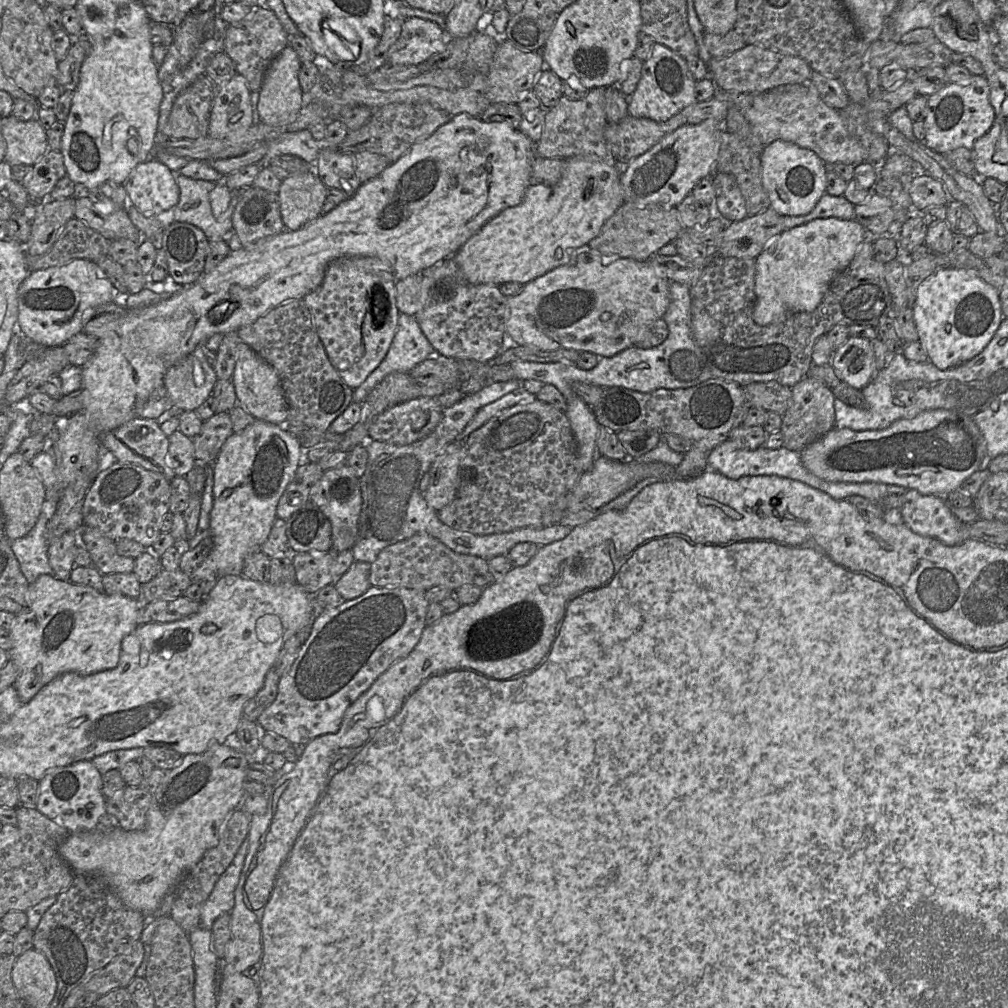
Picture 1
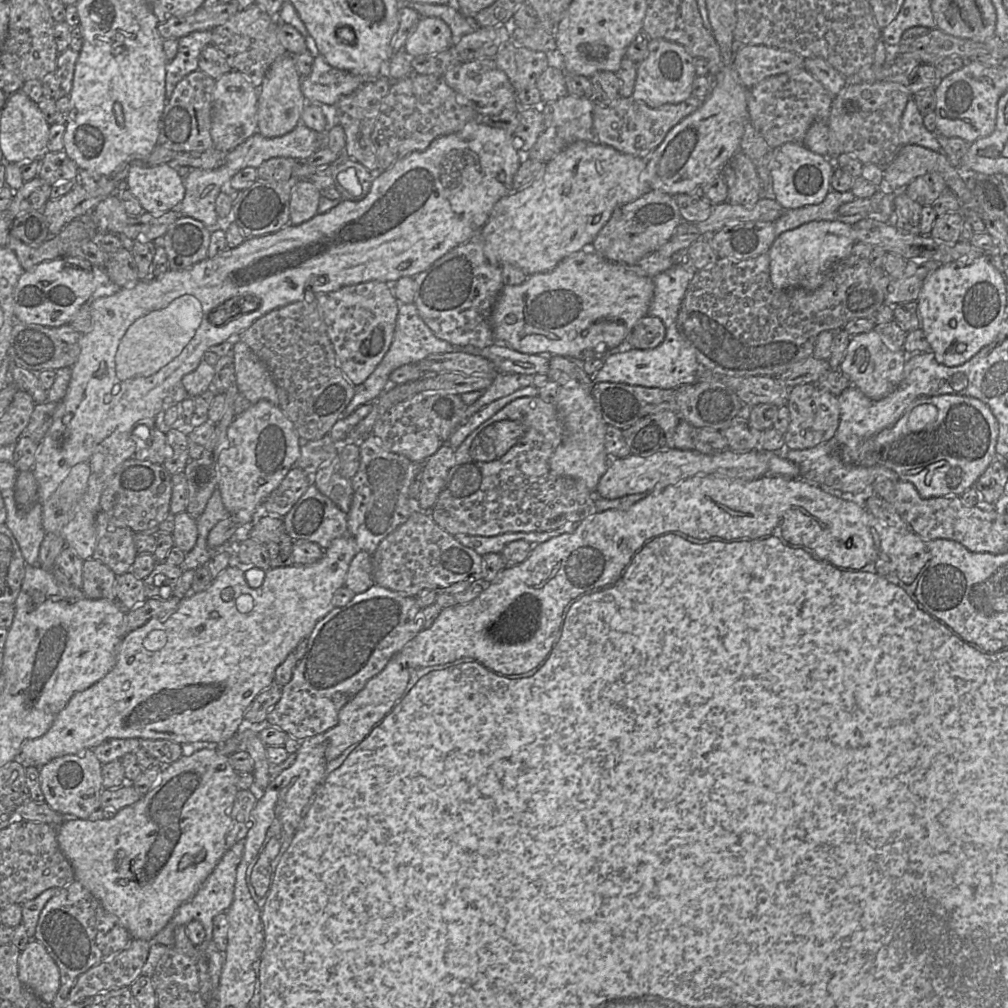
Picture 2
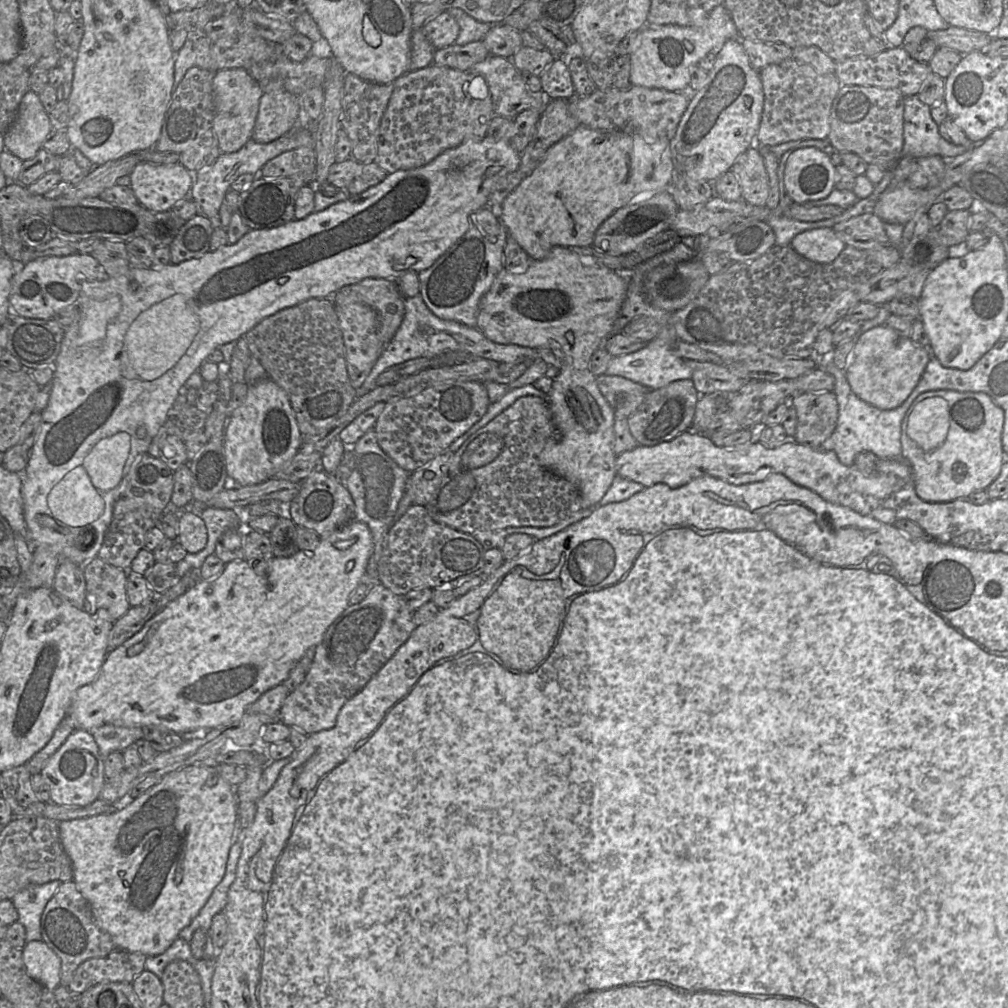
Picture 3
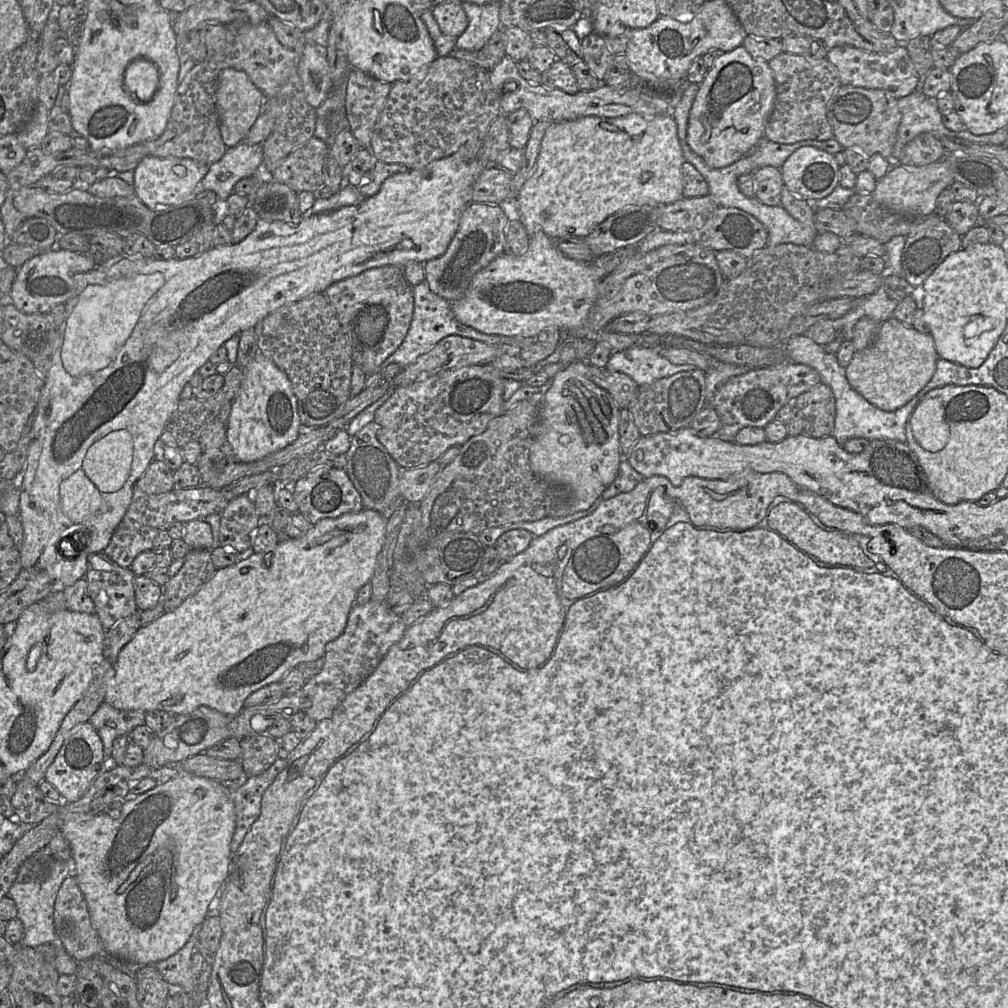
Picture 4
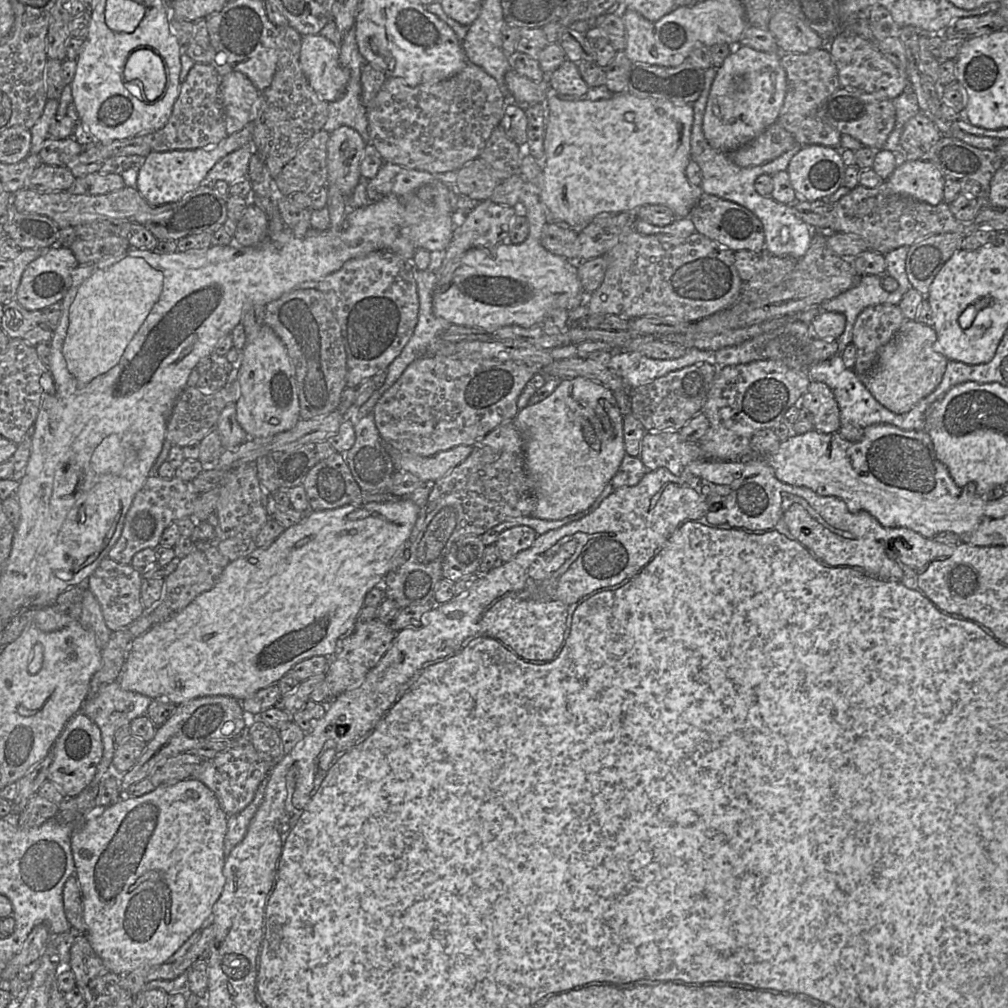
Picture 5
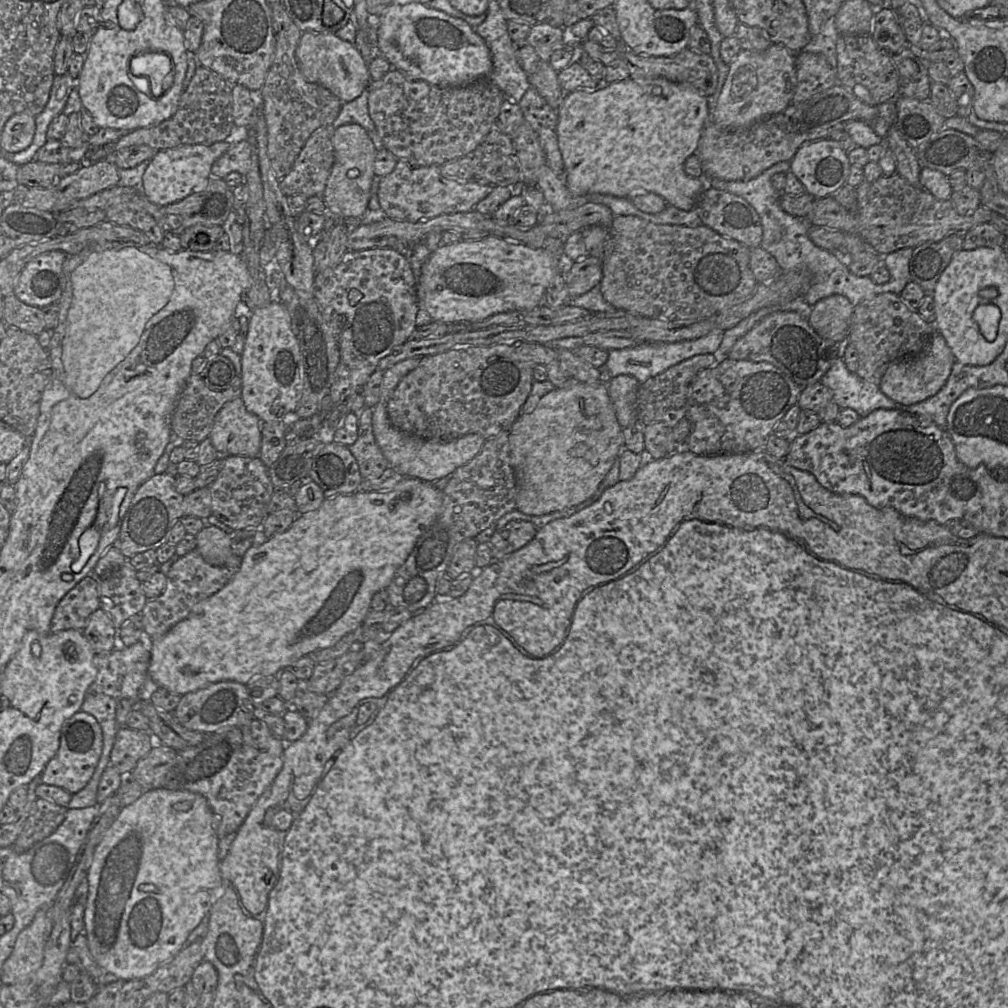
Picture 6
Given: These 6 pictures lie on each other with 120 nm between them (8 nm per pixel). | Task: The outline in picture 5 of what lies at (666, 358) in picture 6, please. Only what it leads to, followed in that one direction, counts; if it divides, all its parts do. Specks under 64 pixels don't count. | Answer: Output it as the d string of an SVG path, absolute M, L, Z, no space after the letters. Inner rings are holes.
M690 348L676 359L653 359L636 351L614 351L607 368L619 375L630 391L669 372L695 363L712 361L713 353Z

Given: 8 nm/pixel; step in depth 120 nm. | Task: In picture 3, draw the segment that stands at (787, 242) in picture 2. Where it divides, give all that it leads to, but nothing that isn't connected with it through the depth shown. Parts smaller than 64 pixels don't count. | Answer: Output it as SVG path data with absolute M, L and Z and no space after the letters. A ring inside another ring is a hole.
M830 227L801 232L790 243L790 247L801 256L822 264L835 260L845 246Z

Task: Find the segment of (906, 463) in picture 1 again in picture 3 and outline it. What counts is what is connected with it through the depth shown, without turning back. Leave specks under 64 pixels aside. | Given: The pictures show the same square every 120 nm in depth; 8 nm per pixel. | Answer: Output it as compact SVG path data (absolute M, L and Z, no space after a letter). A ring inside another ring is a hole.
M934 390L928 391L933 397L915 403L907 411L901 426L901 455L906 461L914 476L915 491L917 495L926 502L949 502L959 498L967 498L976 491L986 490L986 488L999 476L1001 466L1005 462L1006 454L1002 447L1002 430L1004 424L1004 411L997 406L993 400L983 392L959 392L954 390Z

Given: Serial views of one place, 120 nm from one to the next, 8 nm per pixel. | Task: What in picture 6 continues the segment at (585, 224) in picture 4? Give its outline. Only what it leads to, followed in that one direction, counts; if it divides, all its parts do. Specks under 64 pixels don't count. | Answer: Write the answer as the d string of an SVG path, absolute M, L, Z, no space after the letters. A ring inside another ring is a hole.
M629 77L623 81L610 83L604 89L579 89L570 93L565 93L563 103L558 109L556 130L558 146L564 165L563 180L565 185L576 198L585 197L593 193L612 195L620 198L631 198L640 193L650 192L662 197L668 205L672 205L680 210L689 211L695 207L700 194L705 188L705 180L704 177L692 178L686 175L684 171L684 162L689 156L695 153L707 116L707 97L701 96L695 88L689 84L671 82L663 77L655 78L651 81L634 81Z

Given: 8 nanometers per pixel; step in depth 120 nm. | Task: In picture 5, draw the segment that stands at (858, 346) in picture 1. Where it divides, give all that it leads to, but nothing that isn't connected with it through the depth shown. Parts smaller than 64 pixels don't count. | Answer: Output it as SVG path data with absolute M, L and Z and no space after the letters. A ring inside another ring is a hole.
M905 320L894 337L880 350L874 366L861 381L872 396L895 414L909 412L941 383L948 359L935 350L937 335L933 327L916 320Z

